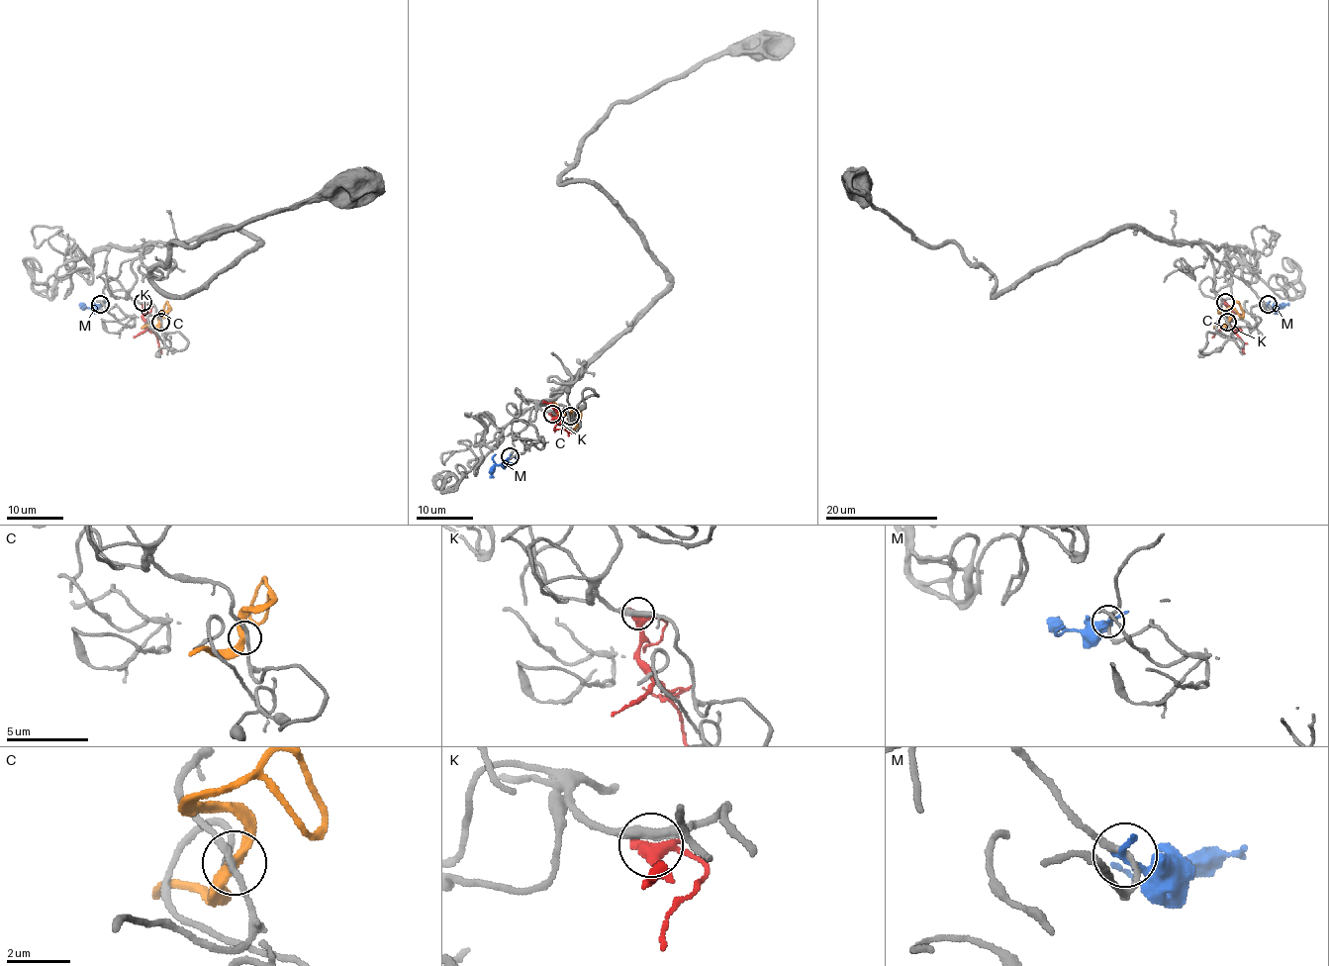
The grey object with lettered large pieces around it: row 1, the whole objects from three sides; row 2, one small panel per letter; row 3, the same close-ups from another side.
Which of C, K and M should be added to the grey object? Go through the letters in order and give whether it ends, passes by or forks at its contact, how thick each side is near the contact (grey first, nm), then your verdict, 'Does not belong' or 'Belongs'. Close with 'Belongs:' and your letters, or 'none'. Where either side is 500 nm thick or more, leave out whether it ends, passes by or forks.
C: It passes by. Thickness 200 nm (grey) against 320 nm. Belongs
K: It passes by. Thickness 340 nm (grey) against 380 nm. Does not belong
M: It passes by. Thickness 190 nm (grey) against 190 nm. Does not belong
Belongs: C

